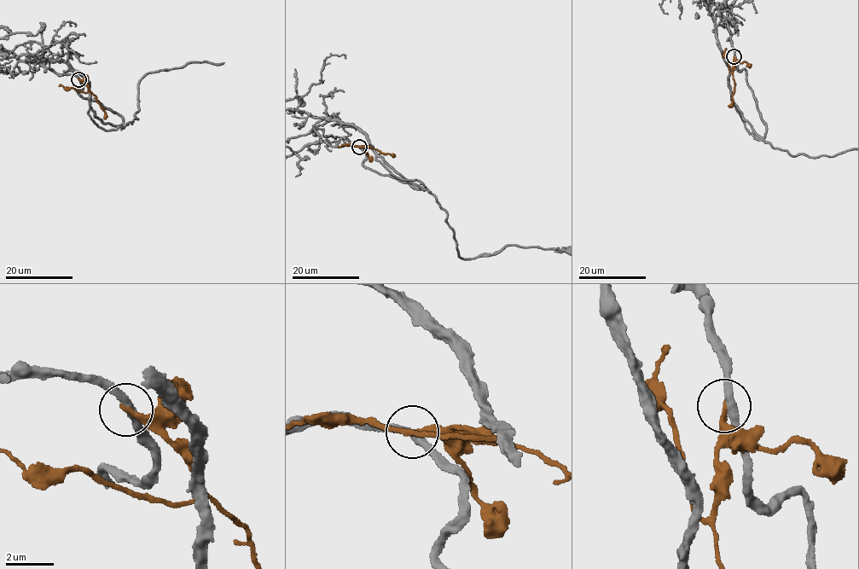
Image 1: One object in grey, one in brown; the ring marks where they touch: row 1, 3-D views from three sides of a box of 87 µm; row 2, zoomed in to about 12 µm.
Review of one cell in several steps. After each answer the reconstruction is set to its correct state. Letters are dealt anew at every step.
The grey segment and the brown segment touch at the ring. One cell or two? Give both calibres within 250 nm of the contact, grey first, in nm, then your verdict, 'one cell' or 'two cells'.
320 nm thick on the grey side, 240 nm on the other; two cells

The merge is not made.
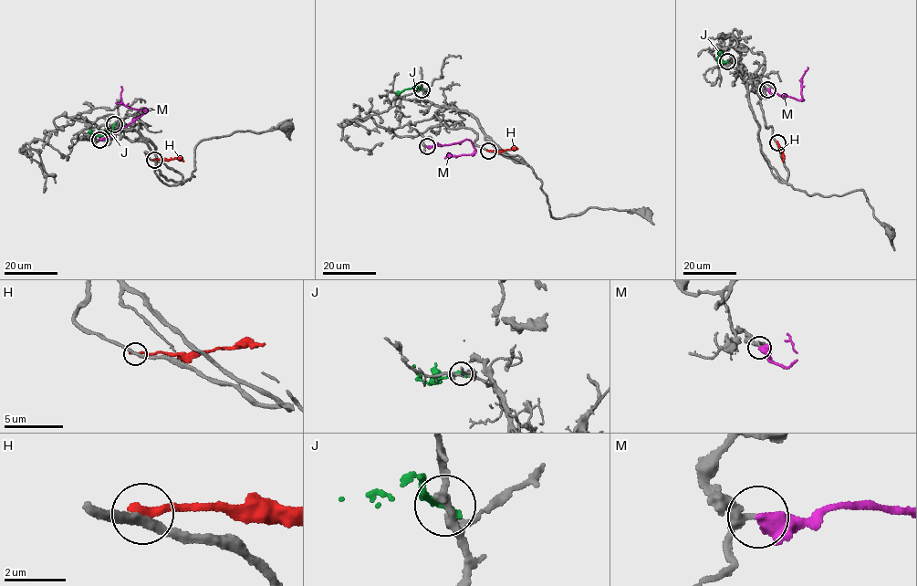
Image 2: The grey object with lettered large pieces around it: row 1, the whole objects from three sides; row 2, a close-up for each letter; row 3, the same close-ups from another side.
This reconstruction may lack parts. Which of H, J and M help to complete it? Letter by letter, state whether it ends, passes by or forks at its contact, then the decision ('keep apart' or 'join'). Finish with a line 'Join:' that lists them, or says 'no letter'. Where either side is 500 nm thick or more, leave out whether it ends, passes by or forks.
H: it ends | keep apart
J: it ends | keep apart
M: join
Join: M

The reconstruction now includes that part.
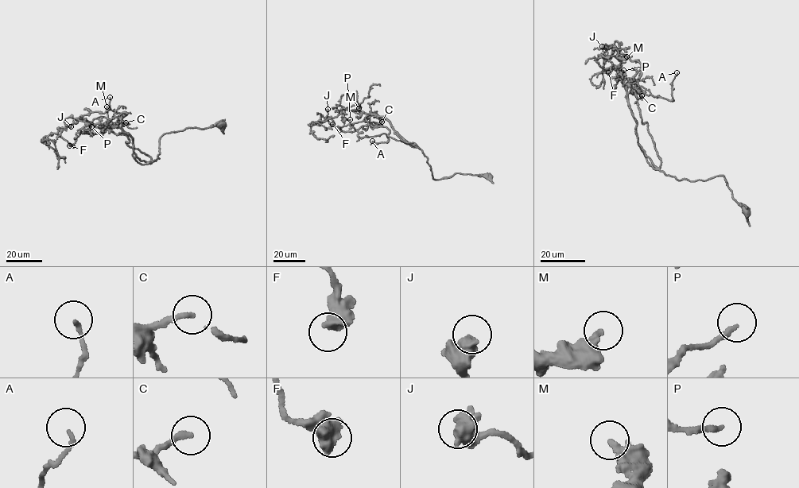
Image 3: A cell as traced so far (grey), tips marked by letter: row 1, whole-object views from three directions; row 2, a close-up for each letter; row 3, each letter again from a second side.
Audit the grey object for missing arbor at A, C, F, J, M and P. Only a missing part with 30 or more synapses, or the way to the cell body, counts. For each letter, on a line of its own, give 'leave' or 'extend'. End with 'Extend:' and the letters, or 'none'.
A: leave
C: leave
F: leave
J: leave
M: leave
P: leave
Extend: none

